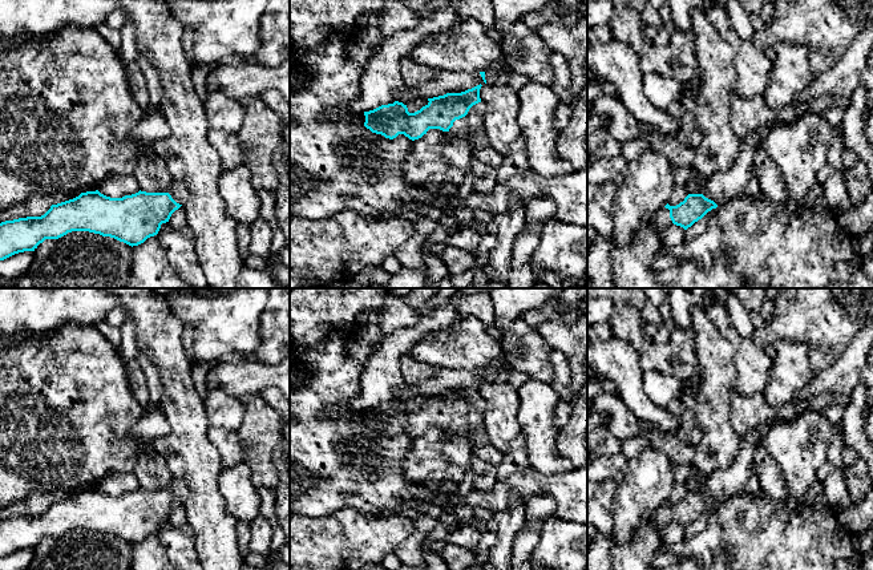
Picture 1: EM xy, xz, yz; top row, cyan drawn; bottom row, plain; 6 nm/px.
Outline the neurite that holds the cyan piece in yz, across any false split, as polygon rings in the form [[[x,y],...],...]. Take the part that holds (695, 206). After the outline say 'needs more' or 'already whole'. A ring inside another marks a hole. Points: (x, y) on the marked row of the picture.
[[[765,128],[743,138],[735,163],[727,171],[712,174],[702,194],[688,194],[679,205],[670,206],[667,203],[656,211],[654,214],[654,226],[658,233],[672,223],[687,230],[712,209],[741,195],[752,177],[757,147],[763,145],[769,129]]]; needs more

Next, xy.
[[[173,181],[166,193],[138,191],[122,198],[110,198],[98,190],[52,205],[41,217],[27,217],[0,223],[0,260],[24,251],[35,251],[45,239],[58,239],[72,231],[89,231],[110,237],[129,246],[138,246],[158,234],[161,225],[169,222],[189,197],[187,187]]]; needs more

